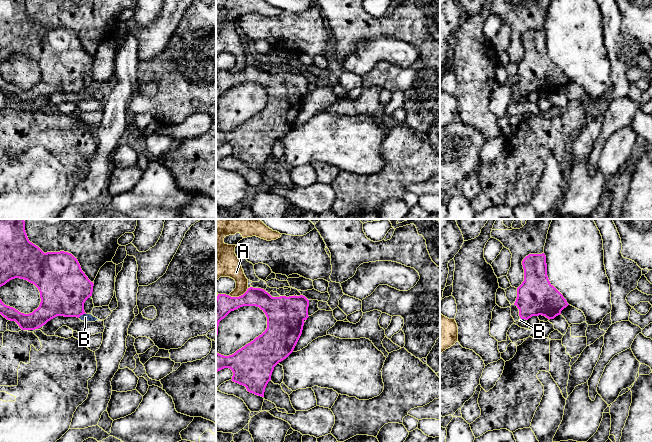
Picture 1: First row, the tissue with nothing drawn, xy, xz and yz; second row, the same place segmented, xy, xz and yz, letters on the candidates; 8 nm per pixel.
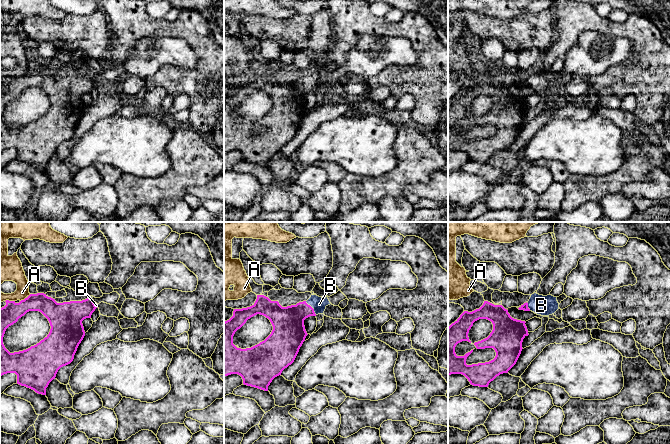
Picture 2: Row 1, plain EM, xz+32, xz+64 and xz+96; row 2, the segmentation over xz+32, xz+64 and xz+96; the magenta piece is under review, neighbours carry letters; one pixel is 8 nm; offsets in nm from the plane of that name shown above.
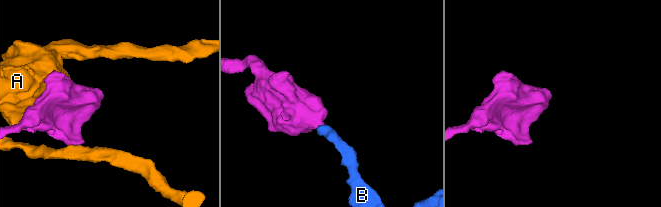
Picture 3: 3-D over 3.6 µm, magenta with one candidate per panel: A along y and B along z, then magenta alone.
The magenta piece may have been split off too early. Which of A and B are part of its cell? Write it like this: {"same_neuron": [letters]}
{"same_neuron": ["B"]}

